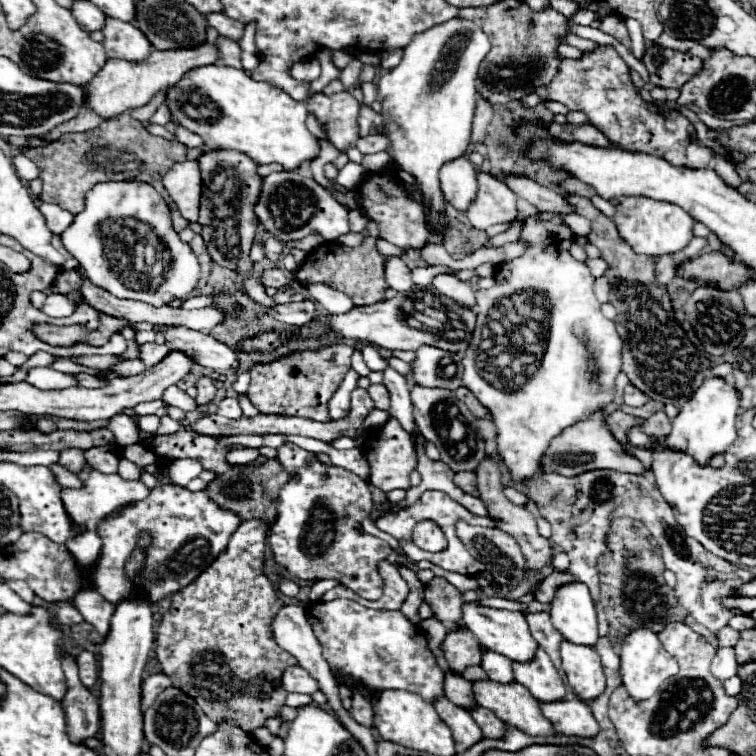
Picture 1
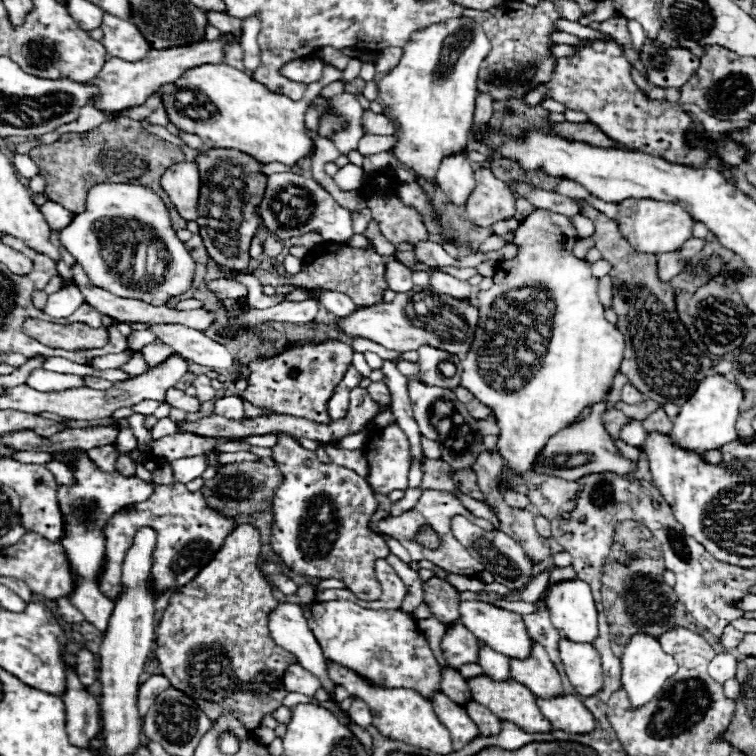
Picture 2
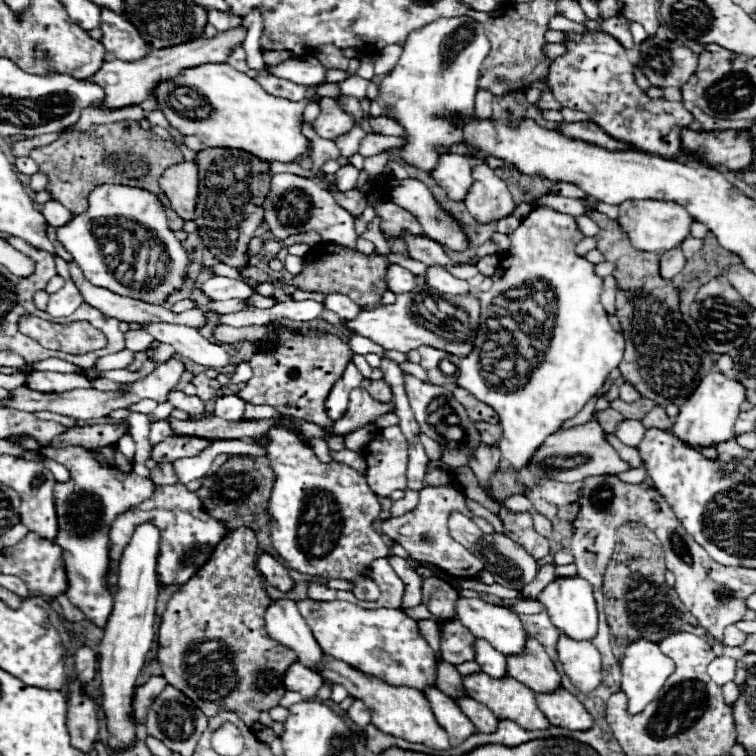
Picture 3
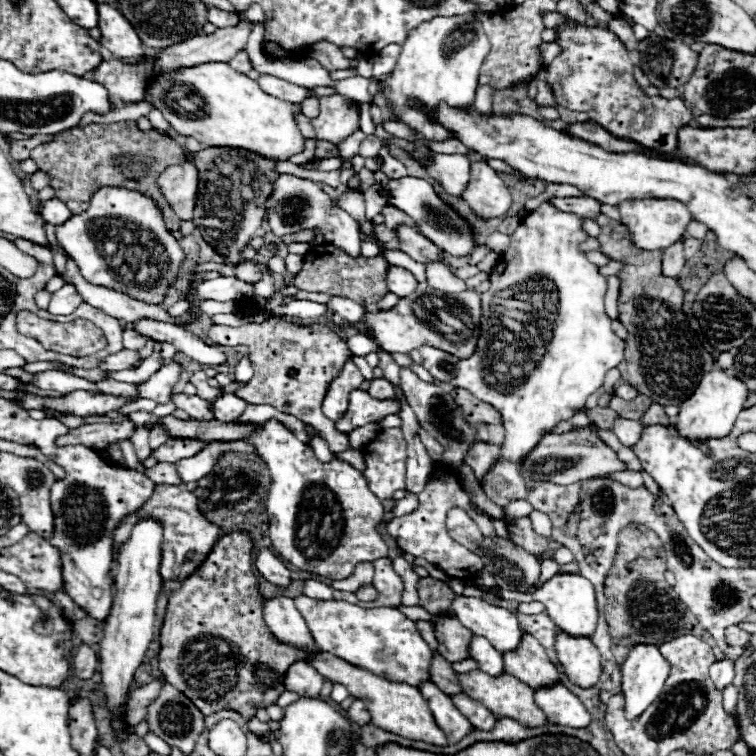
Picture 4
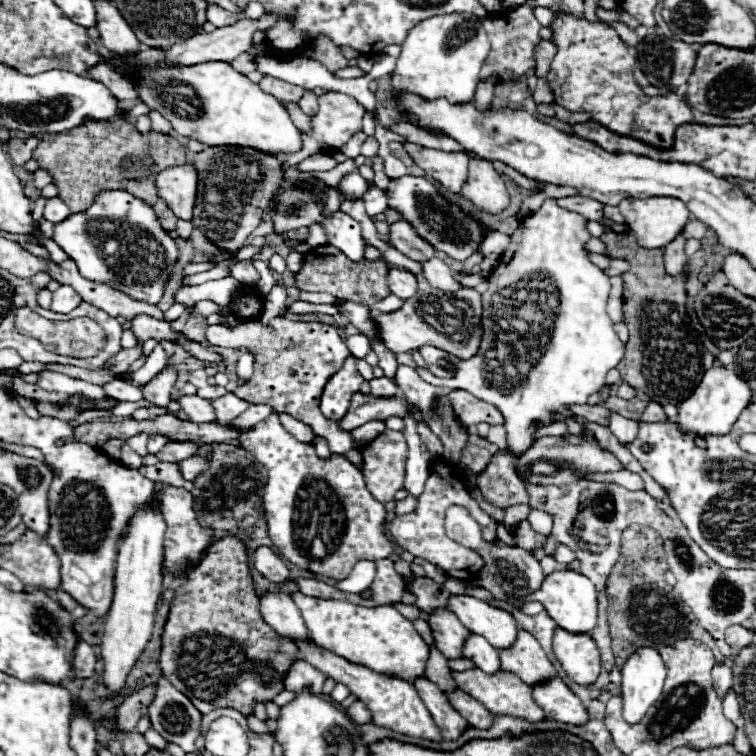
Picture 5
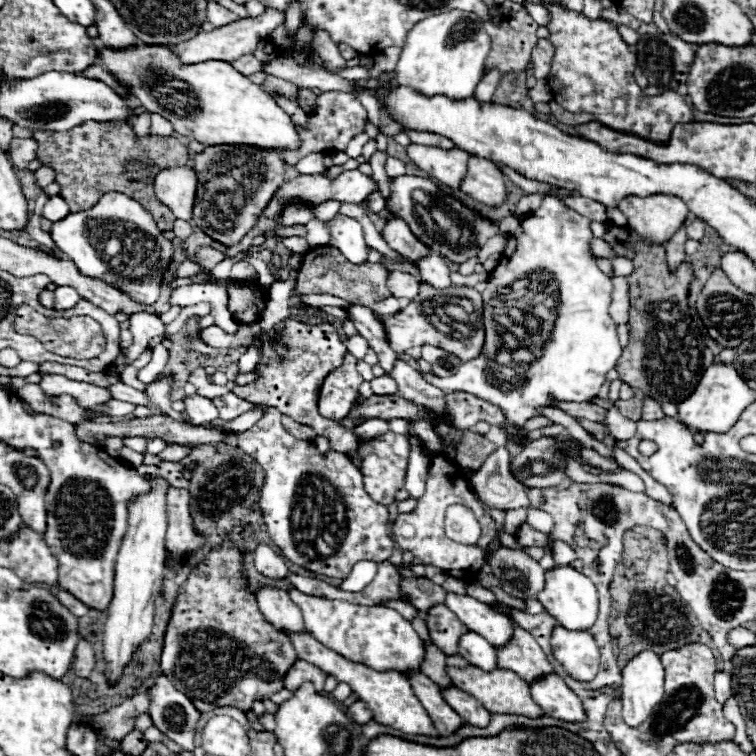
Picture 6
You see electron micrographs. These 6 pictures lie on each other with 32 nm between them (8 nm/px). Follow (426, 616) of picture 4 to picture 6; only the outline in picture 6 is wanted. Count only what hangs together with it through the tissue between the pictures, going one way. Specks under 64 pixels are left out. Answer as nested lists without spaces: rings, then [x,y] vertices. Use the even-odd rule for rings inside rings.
[[[392,600],[392,602],[384,602],[384,606],[388,606],[388,608],[394,608],[400,616],[404,616],[406,620],[412,620],[412,618],[416,618],[416,616],[420,616],[420,612],[416,612],[414,610],[414,606],[410,606],[410,604],[406,604],[406,602],[402,602],[402,600]]]

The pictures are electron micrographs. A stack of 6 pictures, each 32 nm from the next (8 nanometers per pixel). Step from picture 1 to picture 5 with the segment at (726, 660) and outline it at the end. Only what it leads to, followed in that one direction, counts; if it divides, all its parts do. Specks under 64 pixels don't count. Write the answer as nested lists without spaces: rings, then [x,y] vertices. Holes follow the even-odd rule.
[[[716,664],[712,668],[712,680],[714,680],[714,688],[718,690],[718,696],[722,698],[726,694],[726,690],[732,686],[732,670],[728,664]]]

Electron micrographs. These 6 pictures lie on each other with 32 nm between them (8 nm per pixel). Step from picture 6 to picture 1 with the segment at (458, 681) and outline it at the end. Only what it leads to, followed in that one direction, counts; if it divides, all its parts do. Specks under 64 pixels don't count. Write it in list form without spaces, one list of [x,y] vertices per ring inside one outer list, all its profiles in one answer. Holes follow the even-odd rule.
[[[478,680],[478,682],[472,682],[472,690],[474,690],[474,698],[478,700],[480,706],[492,710],[498,718],[502,718],[506,724],[516,726],[524,734],[530,734],[530,736],[554,736],[556,734],[552,722],[542,714],[538,700],[534,700],[534,696],[522,684],[518,684],[518,682],[498,684],[492,680]]]

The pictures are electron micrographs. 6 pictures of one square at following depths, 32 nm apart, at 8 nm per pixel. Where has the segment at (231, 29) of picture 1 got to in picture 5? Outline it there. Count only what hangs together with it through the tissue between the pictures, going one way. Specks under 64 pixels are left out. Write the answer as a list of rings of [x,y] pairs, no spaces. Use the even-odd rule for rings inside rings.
[[[208,6],[208,22],[212,22],[216,28],[236,24],[238,20],[240,20],[240,16],[234,16],[234,12],[226,12],[218,6]]]

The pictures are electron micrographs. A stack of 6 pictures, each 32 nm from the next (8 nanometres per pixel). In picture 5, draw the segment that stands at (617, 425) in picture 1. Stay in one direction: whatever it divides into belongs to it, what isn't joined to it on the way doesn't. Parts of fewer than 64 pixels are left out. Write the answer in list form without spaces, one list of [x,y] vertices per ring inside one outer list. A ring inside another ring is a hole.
[[[582,404],[582,406],[572,406],[570,410],[572,410],[574,416],[584,416],[586,420],[596,422],[600,426],[610,426],[610,414],[612,414],[612,410],[608,410],[604,406],[588,406],[588,404]]]

